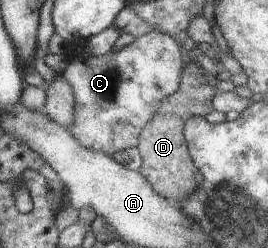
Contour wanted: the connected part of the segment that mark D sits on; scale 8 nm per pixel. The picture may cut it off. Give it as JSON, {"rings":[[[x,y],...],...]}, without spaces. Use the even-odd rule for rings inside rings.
{"rings":[[[198,63],[186,64],[181,71],[178,90],[160,101],[156,113],[146,123],[138,139],[137,148],[142,157],[142,167],[140,167],[139,173],[144,175],[148,184],[152,185],[152,189],[158,195],[170,202],[181,204],[202,183],[202,173],[193,163],[187,149],[184,125],[188,123],[190,117],[205,118],[207,114],[210,114],[213,111],[211,102],[217,93],[213,79],[204,72]]]}

